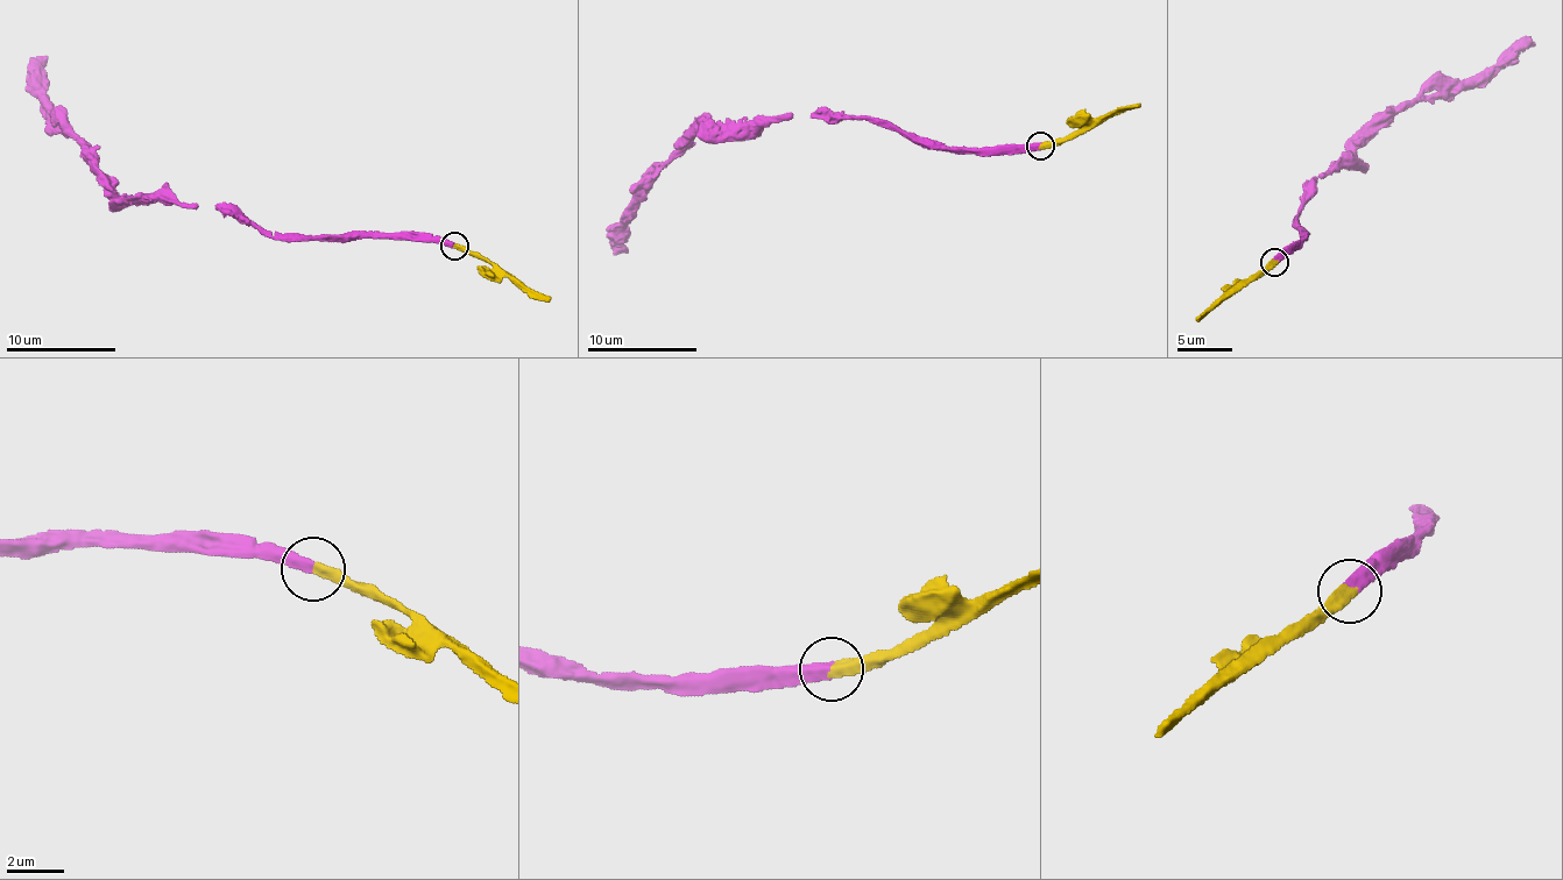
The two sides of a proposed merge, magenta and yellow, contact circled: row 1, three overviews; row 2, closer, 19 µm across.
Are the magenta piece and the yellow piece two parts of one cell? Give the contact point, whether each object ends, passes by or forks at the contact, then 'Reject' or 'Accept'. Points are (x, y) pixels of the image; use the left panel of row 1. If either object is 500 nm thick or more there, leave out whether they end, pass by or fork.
Place: (454, 246). At the ring magenta ends. At the ring yellow ends. Accept

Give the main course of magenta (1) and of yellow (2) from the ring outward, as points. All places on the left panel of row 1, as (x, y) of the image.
1: (453, 247), (264, 235), (214, 206), (117, 194), (85, 147), (59, 125), (41, 70), (47, 56)
2: (453, 247), (489, 258), (549, 302)

